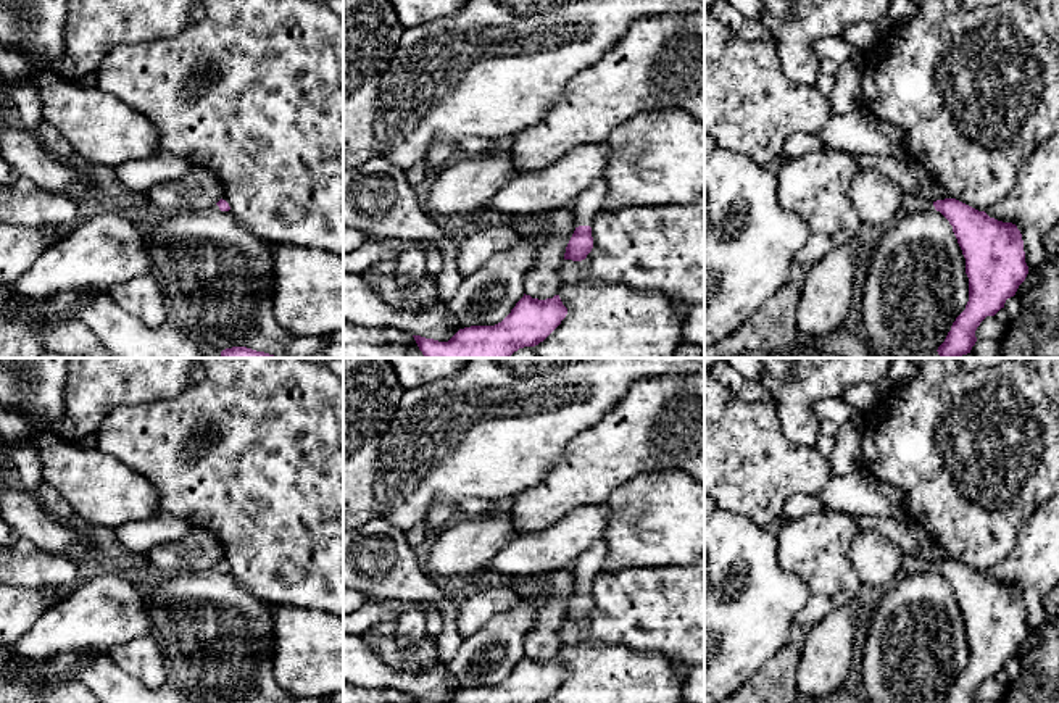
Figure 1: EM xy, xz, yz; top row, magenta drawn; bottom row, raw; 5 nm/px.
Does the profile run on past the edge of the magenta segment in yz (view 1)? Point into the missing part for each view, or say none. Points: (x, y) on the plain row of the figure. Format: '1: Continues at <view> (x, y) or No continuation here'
1: Continues at yz (911, 565)

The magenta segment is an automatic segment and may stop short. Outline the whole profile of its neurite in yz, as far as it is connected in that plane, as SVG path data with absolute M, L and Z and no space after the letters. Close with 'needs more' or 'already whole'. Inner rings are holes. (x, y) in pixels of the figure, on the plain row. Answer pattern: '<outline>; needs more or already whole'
M906 553L901 577L928 571L940 572L953 587L969 639L969 663L945 703L977 703L980 684L1004 669L1028 635L1022 595L1015 585L990 579L956 559L930 563Z; needs more

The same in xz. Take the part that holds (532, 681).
M524 655L501 684L459 690L448 703L543 703L566 676L559 656L538 661Z; already whole

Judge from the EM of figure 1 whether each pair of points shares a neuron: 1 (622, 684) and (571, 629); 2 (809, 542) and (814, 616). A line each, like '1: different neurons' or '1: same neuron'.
1: different neurons
2: same neuron

